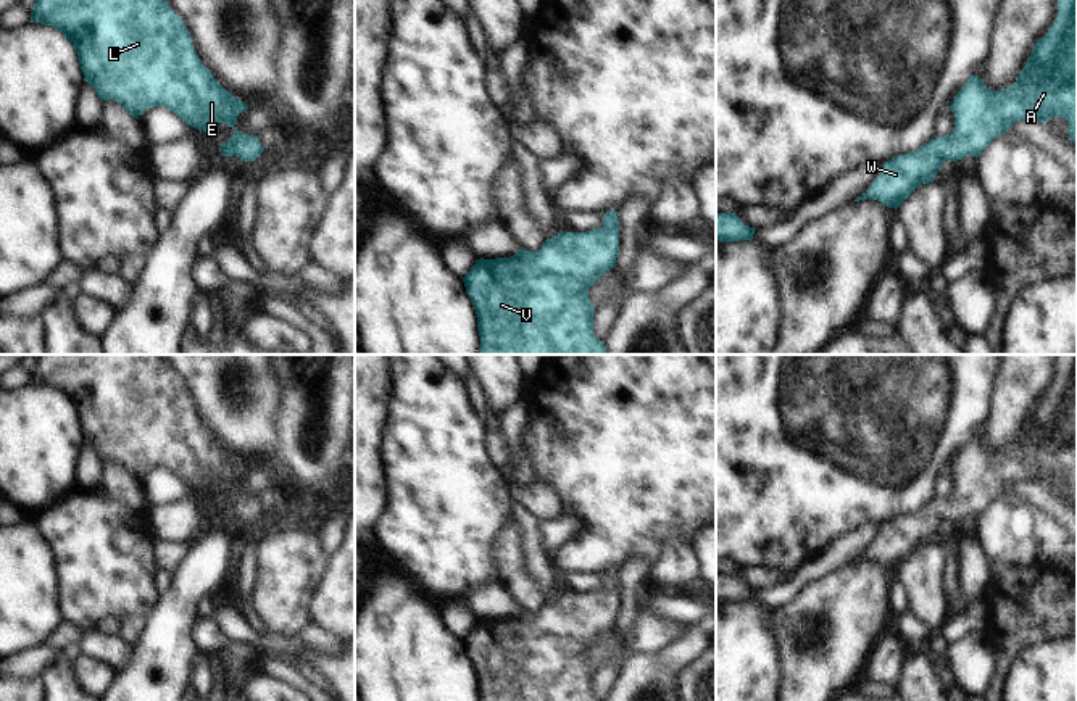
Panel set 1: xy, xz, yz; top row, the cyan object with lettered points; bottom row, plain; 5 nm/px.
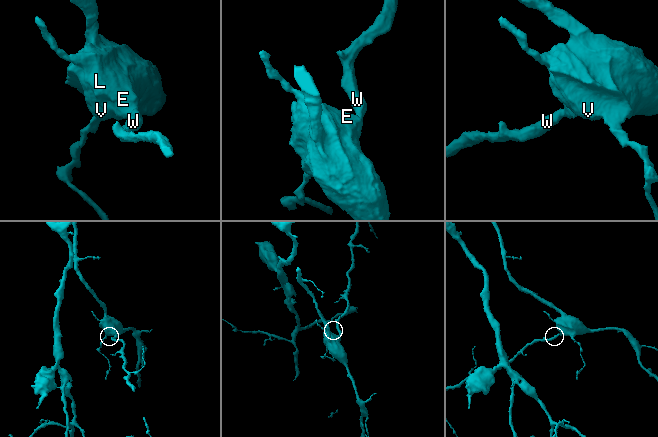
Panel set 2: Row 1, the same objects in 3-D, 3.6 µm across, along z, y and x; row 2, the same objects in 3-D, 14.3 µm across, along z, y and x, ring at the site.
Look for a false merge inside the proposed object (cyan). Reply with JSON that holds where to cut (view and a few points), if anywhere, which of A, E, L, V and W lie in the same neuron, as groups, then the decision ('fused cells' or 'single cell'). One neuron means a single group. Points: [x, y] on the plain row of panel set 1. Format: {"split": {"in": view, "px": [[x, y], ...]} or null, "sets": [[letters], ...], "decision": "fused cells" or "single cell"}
{"split": null, "sets": [["A", "E", "L", "V", "W"]], "decision": "single cell"}

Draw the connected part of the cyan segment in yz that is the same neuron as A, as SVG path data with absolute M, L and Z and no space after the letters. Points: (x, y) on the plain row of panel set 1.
M1056 355L1058 377L1048 393L1033 408L1016 443L1001 451L990 451L979 437L971 440L956 454L950 471L954 474L951 496L935 498L916 512L885 522L871 548L855 562L869 559L888 569L898 569L921 545L934 543L945 522L979 517L998 496L1008 495L1021 480L1066 479L1069 501L1077 503L1077 355Z

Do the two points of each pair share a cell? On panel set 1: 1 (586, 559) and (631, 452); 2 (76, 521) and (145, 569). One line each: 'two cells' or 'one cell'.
1: one cell
2: one cell

